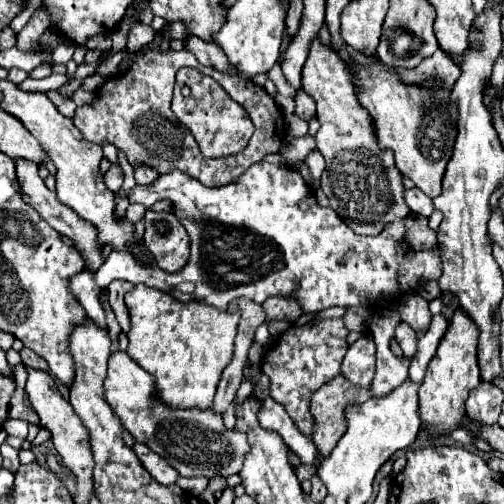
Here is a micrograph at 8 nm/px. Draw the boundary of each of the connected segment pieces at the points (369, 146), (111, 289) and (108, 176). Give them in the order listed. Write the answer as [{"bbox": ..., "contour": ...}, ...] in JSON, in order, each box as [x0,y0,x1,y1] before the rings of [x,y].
[{"bbox":[302,38,412,234],"contour":[[[318,38],[312,42],[302,70],[302,90],[312,96],[318,106],[320,130],[316,142],[326,160],[322,192],[328,196],[330,208],[334,208],[356,234],[378,234],[386,224],[408,218],[412,212],[404,202],[402,174],[394,164],[394,154],[378,146],[372,116],[368,116],[356,100],[348,64],[330,46],[322,46]]]},{"bbox":[106,280,134,332],"contour":[[[114,280],[106,290],[108,290],[108,302],[116,314],[116,320],[122,328],[122,332],[130,330],[130,316],[128,316],[128,308],[124,304],[124,294],[130,292],[134,288],[134,284],[124,282],[124,280]]]},{"bbox":[104,164,124,192],"contour":[[[118,164],[110,166],[110,170],[104,174],[104,184],[112,192],[118,192],[118,188],[122,186],[122,180],[124,180],[124,174],[122,174],[122,168]]]}]

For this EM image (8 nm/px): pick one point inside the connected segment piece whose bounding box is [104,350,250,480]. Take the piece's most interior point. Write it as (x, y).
(196, 443)

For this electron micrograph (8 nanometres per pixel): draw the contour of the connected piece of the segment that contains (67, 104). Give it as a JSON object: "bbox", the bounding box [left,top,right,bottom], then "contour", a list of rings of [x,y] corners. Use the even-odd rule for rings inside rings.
{"bbox":[46,90,76,118],"contour":[[[48,90],[46,92],[46,96],[50,96],[50,100],[56,104],[56,108],[64,114],[64,116],[68,116],[68,118],[72,118],[72,114],[74,114],[74,108],[76,108],[76,104],[70,100],[70,98],[66,98],[66,96],[62,96],[58,90]]]}

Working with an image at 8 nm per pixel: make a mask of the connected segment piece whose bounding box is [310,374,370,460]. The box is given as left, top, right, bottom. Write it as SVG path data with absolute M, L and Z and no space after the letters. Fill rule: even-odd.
M342 374L314 392L310 404L310 412L314 416L312 442L322 454L322 460L334 450L334 446L346 432L344 408L348 404L360 404L368 398L368 388L358 388L356 384L350 384Z

